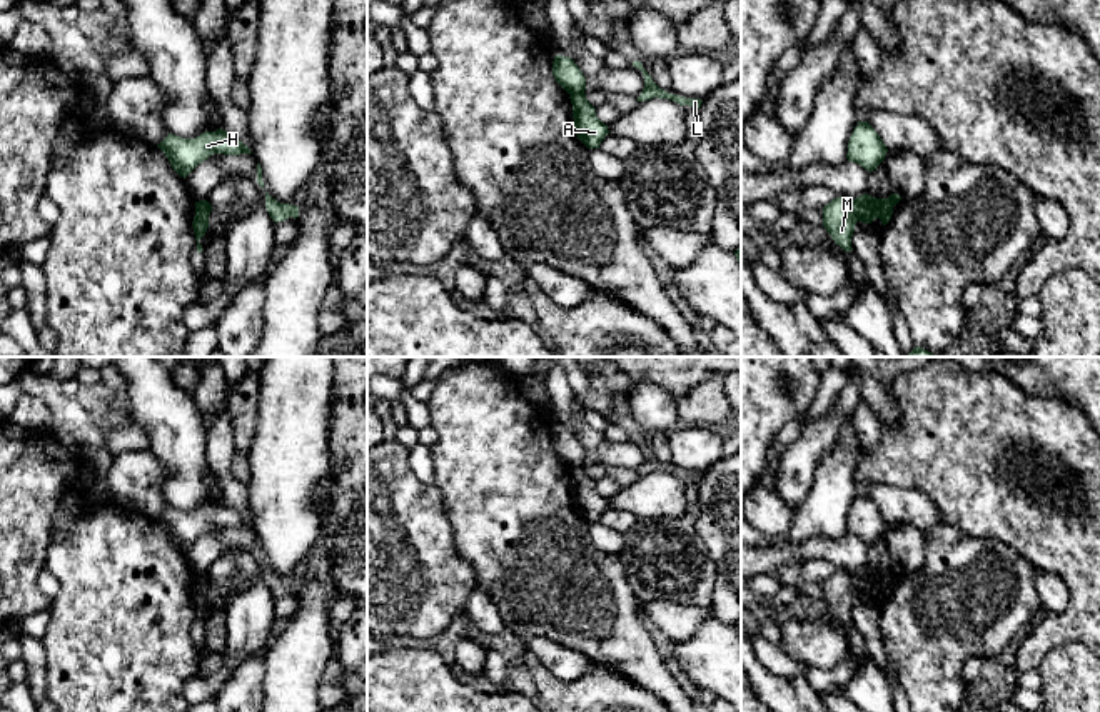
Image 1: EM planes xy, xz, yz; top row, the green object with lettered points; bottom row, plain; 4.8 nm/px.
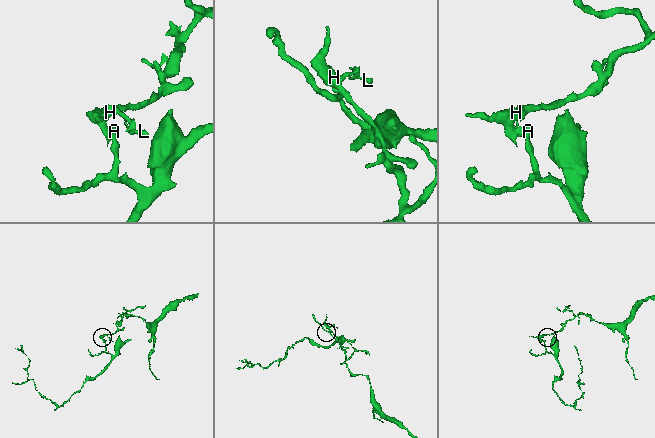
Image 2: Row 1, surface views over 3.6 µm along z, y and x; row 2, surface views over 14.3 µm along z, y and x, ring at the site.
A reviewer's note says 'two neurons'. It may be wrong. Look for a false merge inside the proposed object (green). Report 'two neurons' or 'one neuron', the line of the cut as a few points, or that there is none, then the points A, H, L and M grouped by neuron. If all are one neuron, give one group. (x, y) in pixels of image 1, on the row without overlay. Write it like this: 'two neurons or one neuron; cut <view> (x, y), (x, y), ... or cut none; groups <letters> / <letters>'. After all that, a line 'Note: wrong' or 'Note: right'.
two neurons; cut yz (850, 574), (850, 584), (857, 594); groups A / H L M
Note: right

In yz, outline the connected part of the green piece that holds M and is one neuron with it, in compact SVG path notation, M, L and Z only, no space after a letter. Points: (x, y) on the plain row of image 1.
M838 570L823 580L823 600L845 625L853 624L851 610L856 595L856 590L851 587L850 572Z

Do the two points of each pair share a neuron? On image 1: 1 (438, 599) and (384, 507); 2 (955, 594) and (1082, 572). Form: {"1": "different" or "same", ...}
{"1": "same", "2": "different"}

